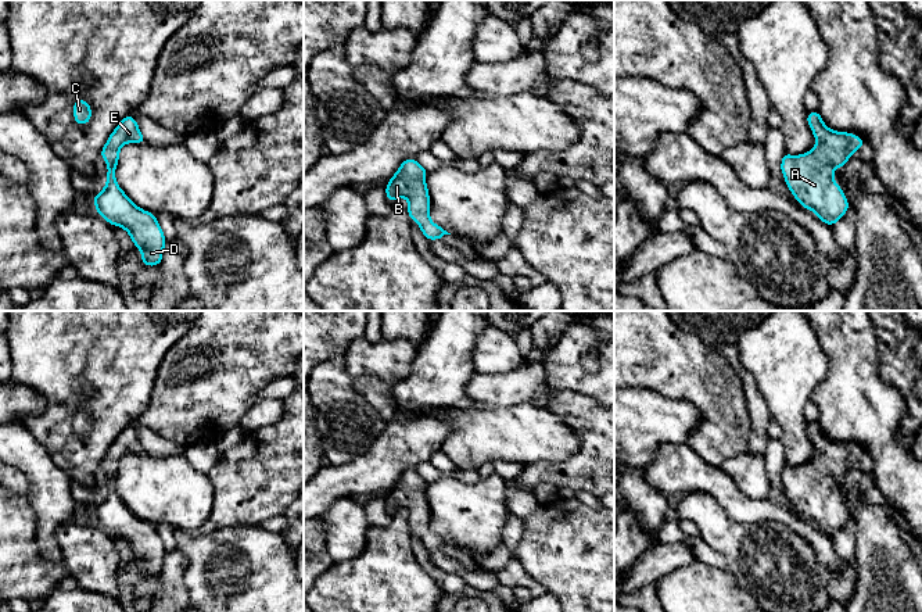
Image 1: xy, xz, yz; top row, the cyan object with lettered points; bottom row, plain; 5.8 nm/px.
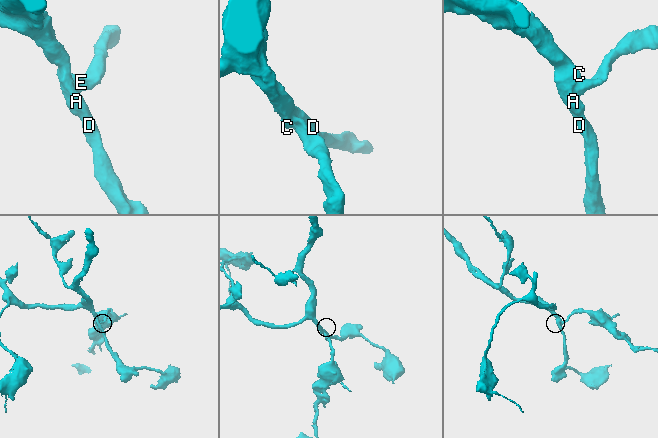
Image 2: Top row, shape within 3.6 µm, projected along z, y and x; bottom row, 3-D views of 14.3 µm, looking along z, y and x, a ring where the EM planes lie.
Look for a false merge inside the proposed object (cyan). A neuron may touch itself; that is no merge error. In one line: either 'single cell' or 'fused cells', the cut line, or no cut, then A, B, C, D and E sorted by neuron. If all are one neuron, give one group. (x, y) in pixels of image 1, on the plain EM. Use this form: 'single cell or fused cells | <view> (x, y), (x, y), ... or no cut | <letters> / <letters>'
single cell | no cut | A B C D E

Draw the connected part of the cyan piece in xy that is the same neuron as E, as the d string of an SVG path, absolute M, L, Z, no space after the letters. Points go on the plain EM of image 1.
M132 426L123 429L110 445L100 466L107 472L107 495L92 511L108 534L123 538L133 555L141 562L144 576L159 576L165 558L165 547L154 525L133 515L115 491L115 479L119 472L119 461L126 454L146 454L136 430Z

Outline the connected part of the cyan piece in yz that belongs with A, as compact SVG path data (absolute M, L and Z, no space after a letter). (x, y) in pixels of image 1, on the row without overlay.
M818 422L808 423L807 433L817 451L815 458L794 468L785 464L781 480L794 509L832 537L850 518L833 491L833 480L842 479L865 452L854 444L829 440Z

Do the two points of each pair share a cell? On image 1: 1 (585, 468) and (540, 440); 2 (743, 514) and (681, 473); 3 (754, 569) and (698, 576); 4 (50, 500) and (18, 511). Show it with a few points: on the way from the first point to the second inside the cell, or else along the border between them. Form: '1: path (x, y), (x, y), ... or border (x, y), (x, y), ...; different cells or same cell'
1: border (567, 425), (578, 448), (560, 461), (537, 462); different cells
2: path (728, 498), (709, 479), (696, 475); same cell
3: border (727, 569), (734, 580), (750, 596); different cells
4: border (27, 496), (35, 515), (35, 536), (38, 539); different cells

